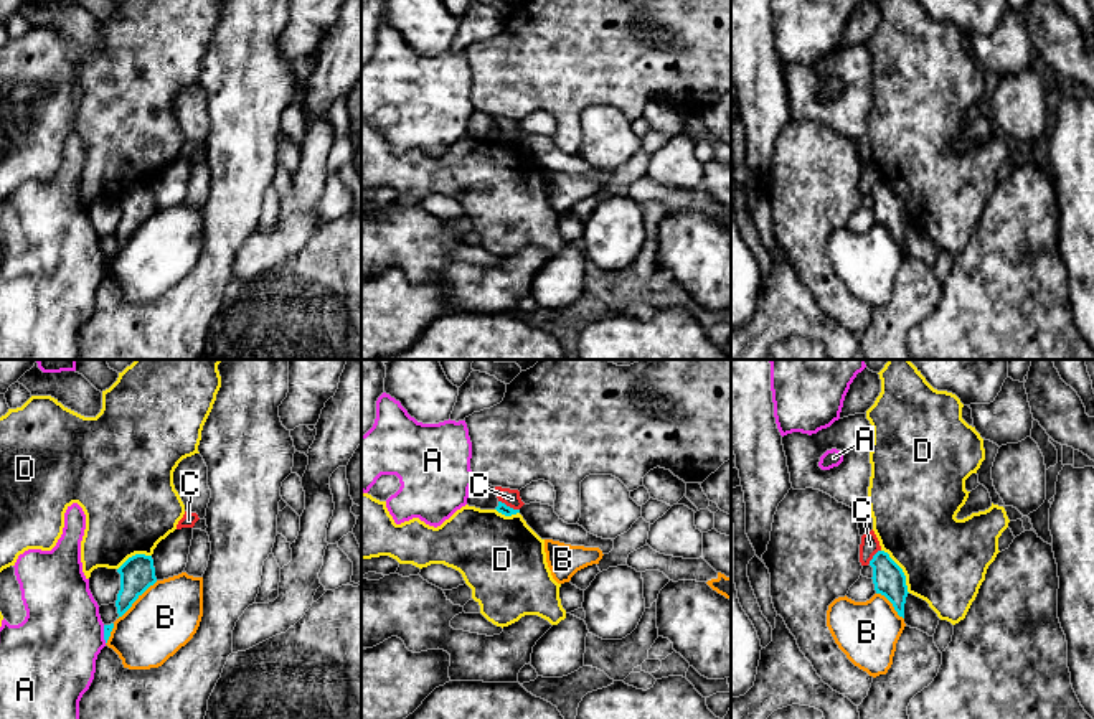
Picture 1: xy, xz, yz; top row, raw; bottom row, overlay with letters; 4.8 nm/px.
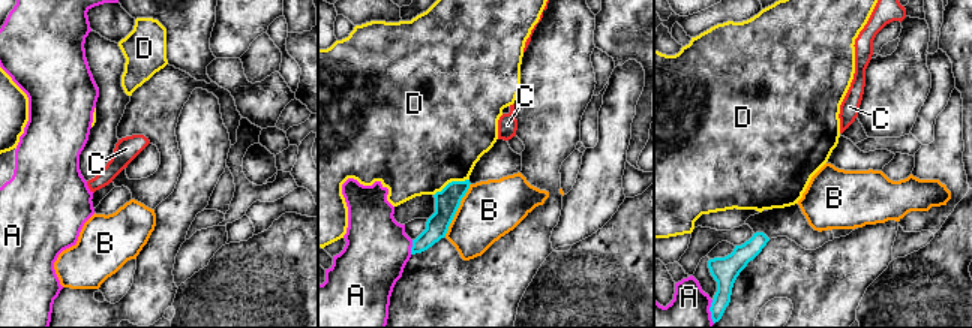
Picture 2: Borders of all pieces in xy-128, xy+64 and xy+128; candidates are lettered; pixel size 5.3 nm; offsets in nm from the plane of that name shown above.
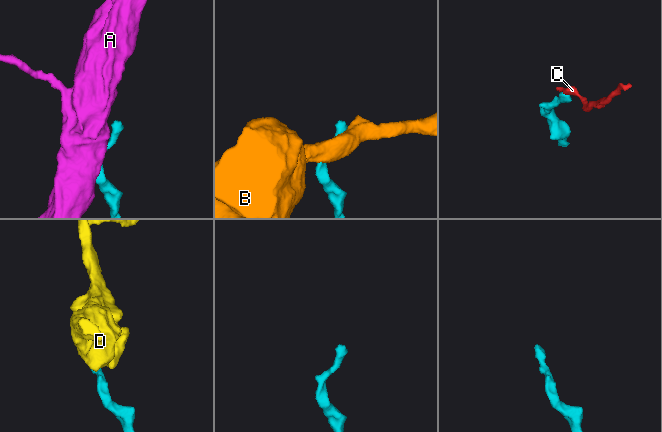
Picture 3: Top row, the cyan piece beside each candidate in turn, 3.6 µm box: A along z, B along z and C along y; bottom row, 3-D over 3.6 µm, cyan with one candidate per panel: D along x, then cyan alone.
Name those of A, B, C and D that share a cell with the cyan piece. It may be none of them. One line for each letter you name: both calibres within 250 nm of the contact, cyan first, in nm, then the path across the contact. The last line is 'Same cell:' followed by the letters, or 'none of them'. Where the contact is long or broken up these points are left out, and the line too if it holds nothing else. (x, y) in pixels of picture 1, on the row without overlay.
Same cell: none of them

